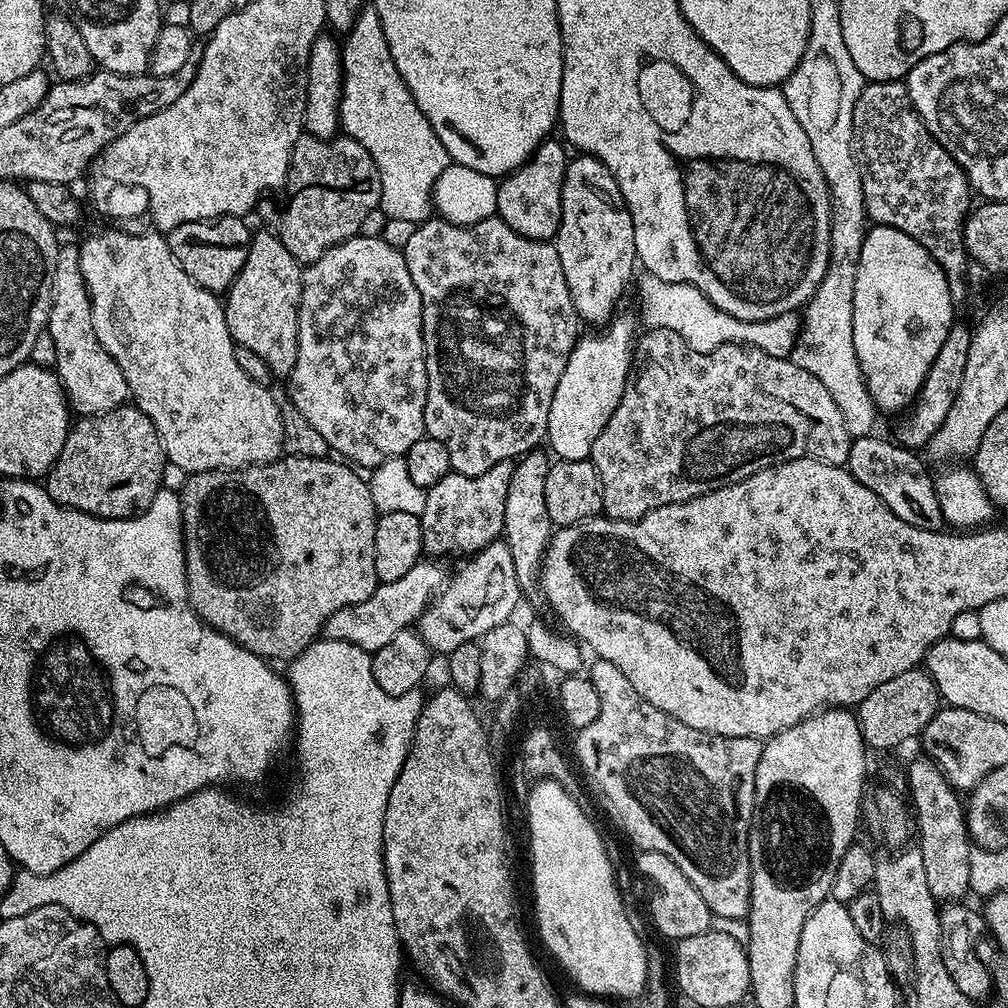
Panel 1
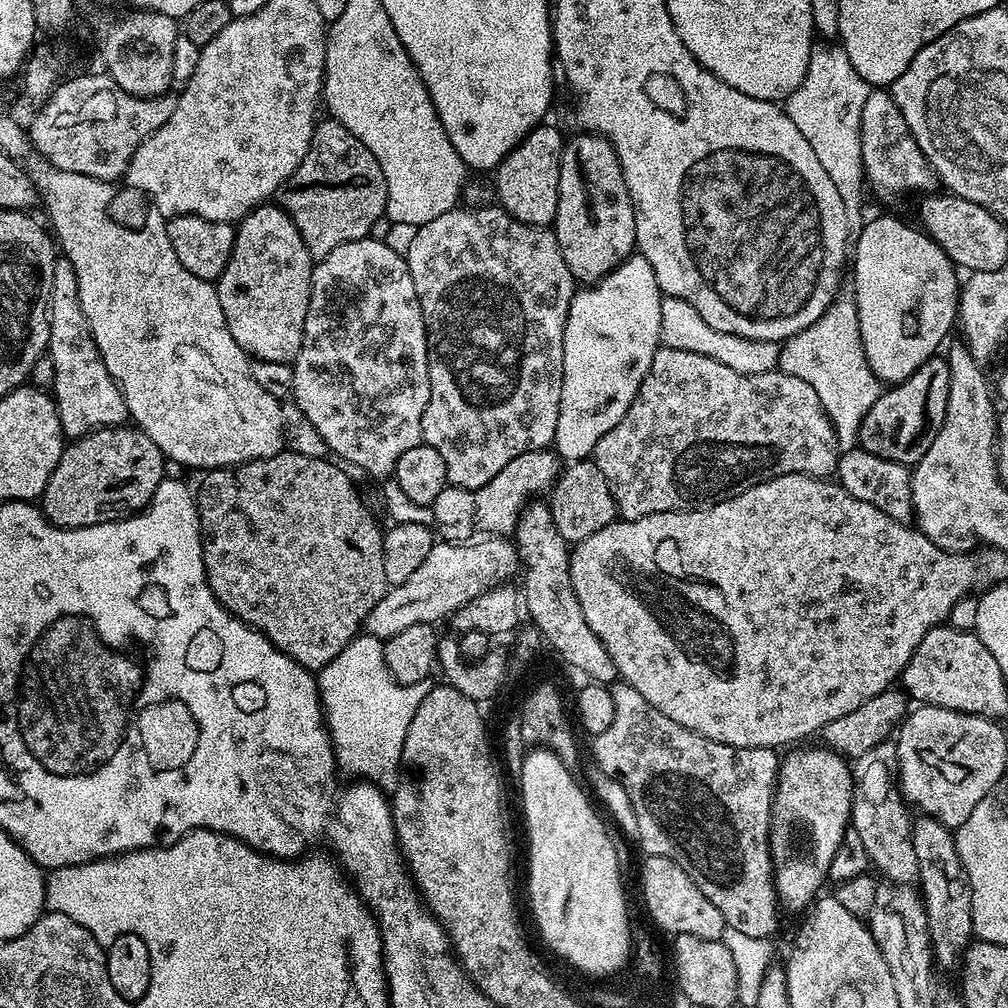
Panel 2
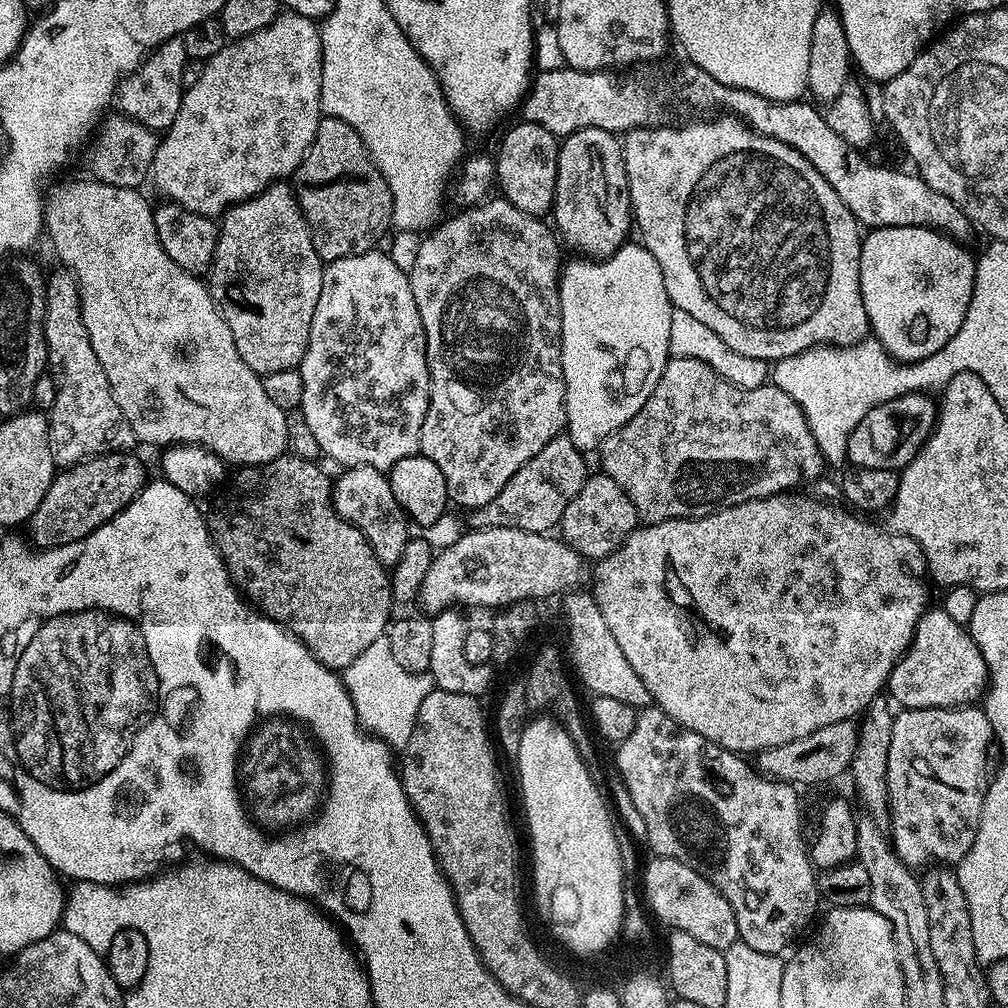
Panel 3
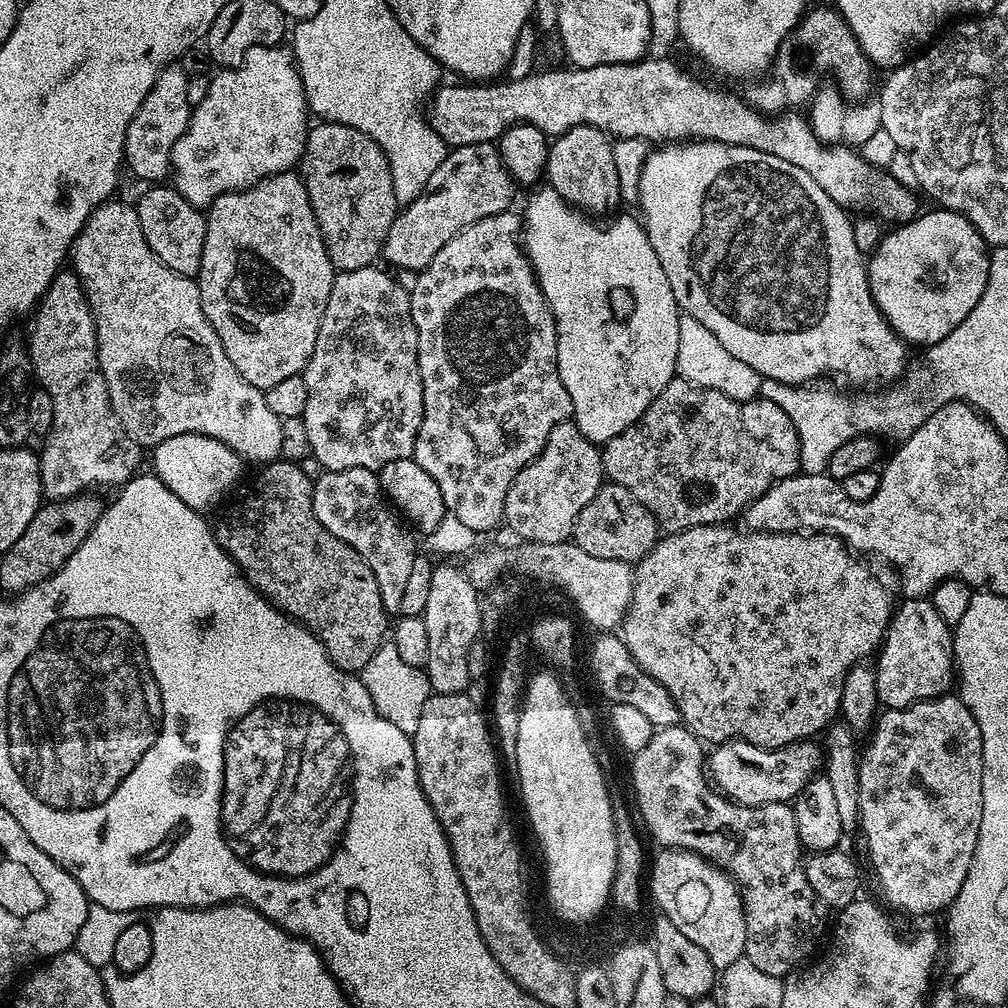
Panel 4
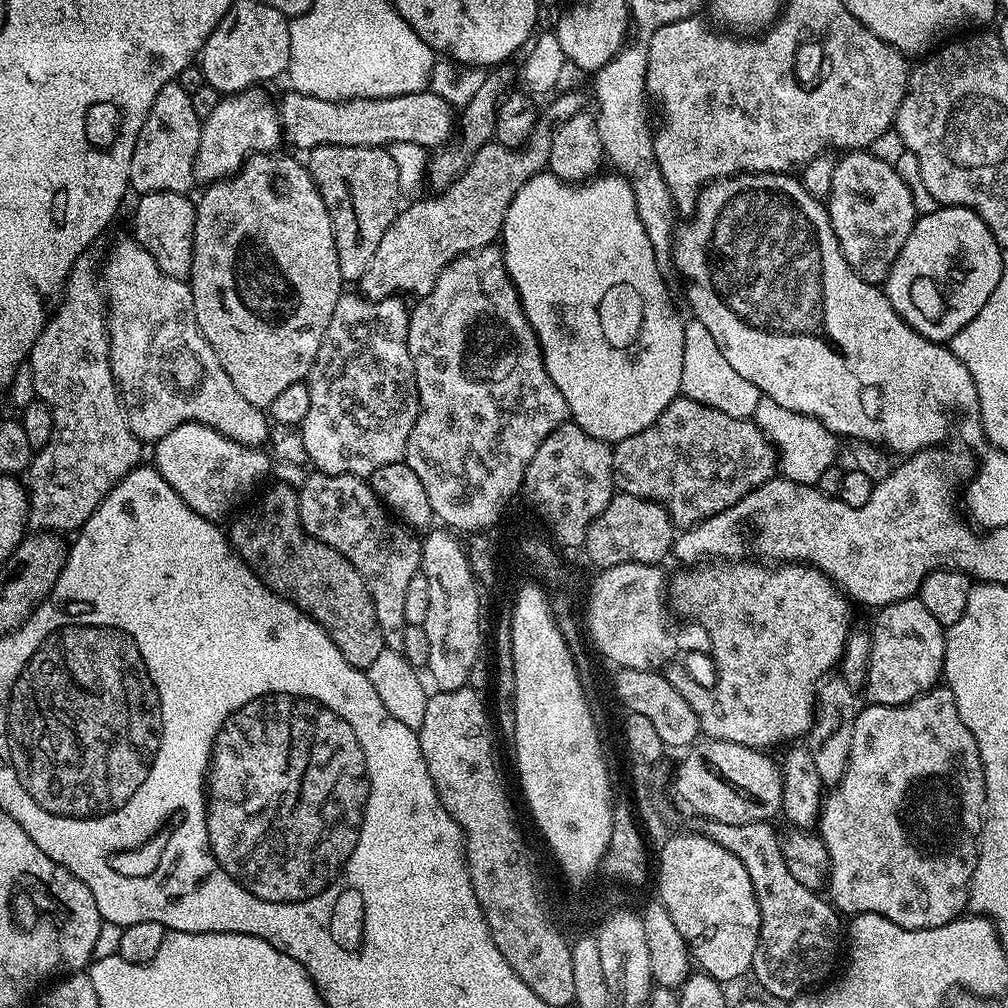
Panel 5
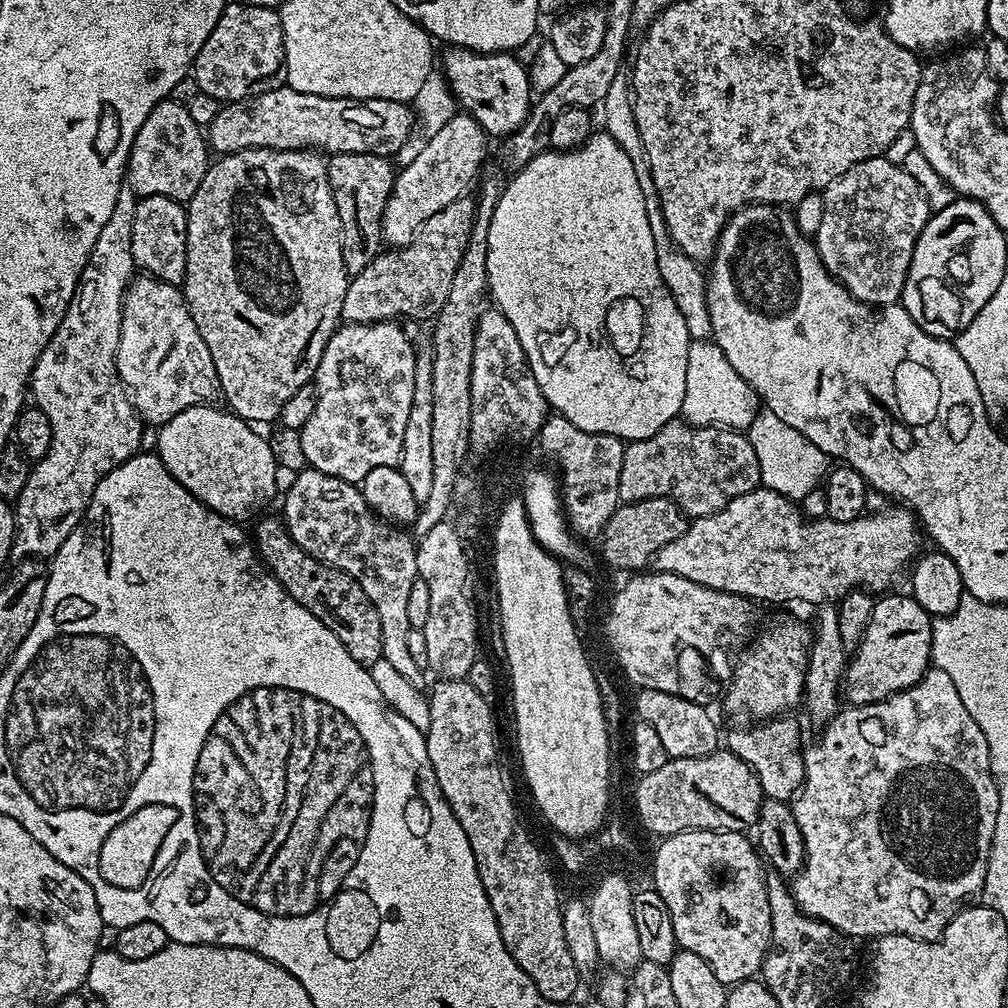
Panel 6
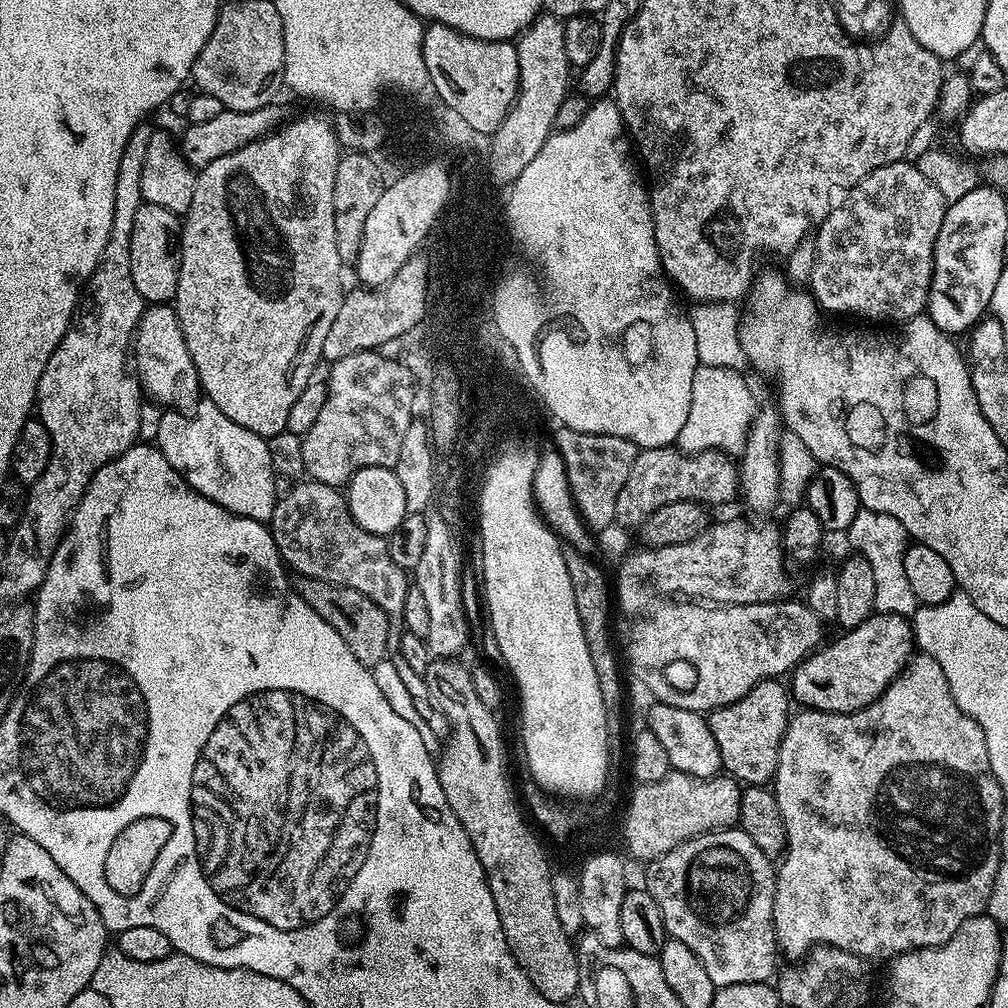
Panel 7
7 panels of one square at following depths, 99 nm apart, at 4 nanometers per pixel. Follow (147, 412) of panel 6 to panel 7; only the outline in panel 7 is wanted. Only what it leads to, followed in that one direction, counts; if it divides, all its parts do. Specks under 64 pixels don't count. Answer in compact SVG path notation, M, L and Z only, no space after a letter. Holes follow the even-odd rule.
M153 304L145 307L144 313L140 315L140 321L136 327L134 337L134 372L140 381L140 387L145 393L148 392L163 407L168 410L184 410L195 405L201 399L202 389L198 370L194 366L194 358L190 358L190 350L186 346L186 340L180 329L180 323L176 317L175 307L165 304Z

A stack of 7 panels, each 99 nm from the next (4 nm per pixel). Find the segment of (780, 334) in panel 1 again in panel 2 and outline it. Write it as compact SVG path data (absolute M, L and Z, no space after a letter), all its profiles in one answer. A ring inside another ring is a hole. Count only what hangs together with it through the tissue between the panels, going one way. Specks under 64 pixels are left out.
M664 296L662 299L660 339L663 347L690 350L694 354L714 358L714 362L722 362L722 366L730 366L730 370L738 370L738 374L743 376L777 371L780 362L780 344L777 341L738 338L734 334L714 330L714 326L702 322L702 314L698 314L690 302L673 296Z

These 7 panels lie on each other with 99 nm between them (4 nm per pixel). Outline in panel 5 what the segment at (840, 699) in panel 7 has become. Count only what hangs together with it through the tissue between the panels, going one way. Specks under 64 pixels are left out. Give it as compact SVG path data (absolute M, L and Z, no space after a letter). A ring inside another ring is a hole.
M919 598L887 604L870 625L870 670L862 689L873 704L909 704L941 683L946 629L926 611Z

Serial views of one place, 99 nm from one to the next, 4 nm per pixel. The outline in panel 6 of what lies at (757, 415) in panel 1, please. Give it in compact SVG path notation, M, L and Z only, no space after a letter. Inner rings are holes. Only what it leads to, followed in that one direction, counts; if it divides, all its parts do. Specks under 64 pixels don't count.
M677 418L662 426L662 430L650 434L650 438L633 440L625 447L618 494L626 504L649 500L651 496L665 496L683 510L685 517L695 518L714 514L734 502L734 498L753 492L758 487L761 487L758 454L754 454L754 446L750 446L743 431L734 428L698 428Z

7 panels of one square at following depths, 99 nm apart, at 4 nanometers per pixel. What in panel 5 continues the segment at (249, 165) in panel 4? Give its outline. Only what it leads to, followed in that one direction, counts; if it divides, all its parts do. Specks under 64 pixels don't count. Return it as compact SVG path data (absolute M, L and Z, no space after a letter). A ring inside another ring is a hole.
M250 87L244 92L237 92L236 95L225 95L214 106L214 110L209 116L203 117L200 126L200 145L198 154L194 158L194 174L196 180L201 185L207 186L214 184L218 180L225 180L232 176L240 167L248 161L249 156L258 156L261 154L272 154L277 151L276 148L282 144L282 133L280 131L280 113L277 105L268 101L268 96L259 87Z

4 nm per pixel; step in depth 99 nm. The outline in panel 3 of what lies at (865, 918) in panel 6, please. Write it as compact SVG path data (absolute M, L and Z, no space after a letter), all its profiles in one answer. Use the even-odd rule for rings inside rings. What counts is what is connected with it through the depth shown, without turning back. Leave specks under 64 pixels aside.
M965 706L963 708L906 708L897 711L894 715L894 726L890 730L890 754L886 762L886 786L888 787L888 819L892 824L890 831L890 843L896 857L911 870L924 870L929 866L955 866L970 850L974 844L974 838L978 834L980 815L984 805L984 792L988 789L990 779L990 764L988 768L988 747L994 744L992 727L986 718L983 707Z

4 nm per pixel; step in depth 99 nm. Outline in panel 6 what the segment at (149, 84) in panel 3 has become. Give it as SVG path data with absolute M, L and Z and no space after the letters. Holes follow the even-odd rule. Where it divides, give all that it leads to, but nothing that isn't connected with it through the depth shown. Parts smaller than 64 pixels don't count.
M166 99L150 110L134 138L126 165L126 180L137 197L161 196L186 202L194 190L198 190L198 182L202 182L209 163L210 149L201 125L190 118L188 106Z

